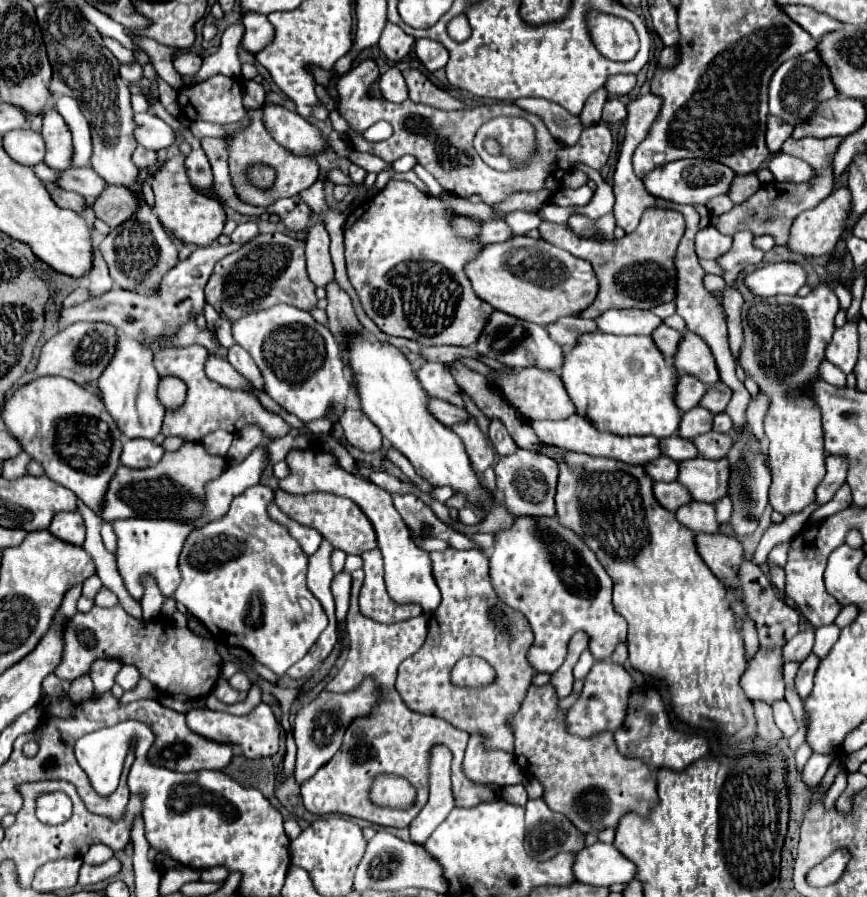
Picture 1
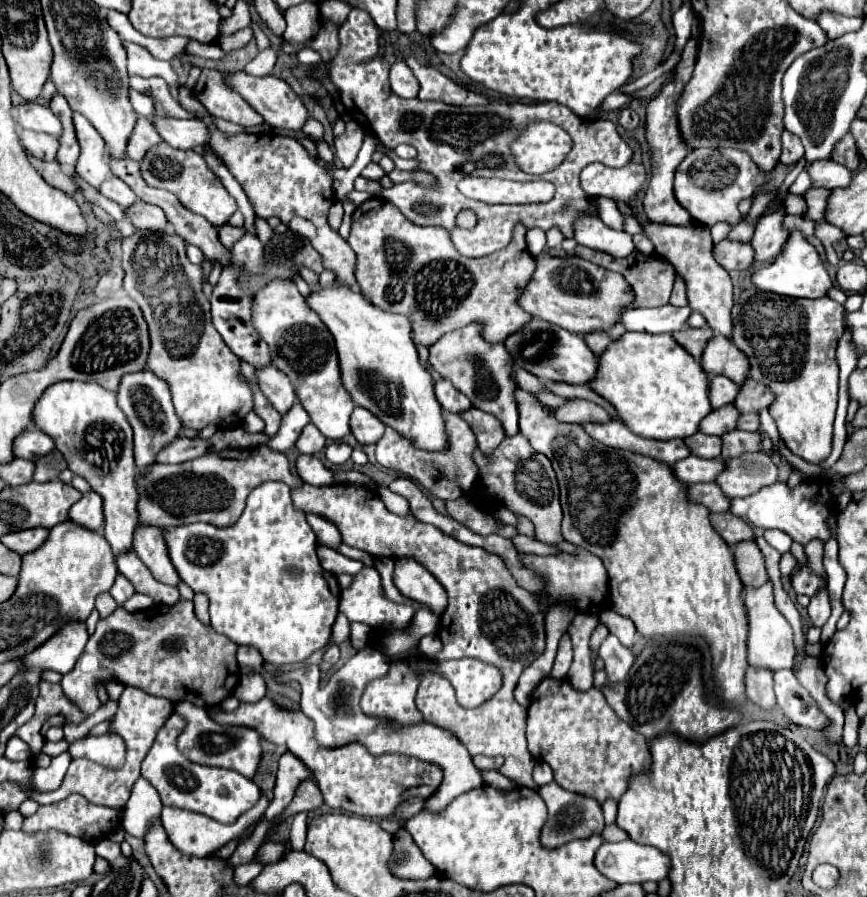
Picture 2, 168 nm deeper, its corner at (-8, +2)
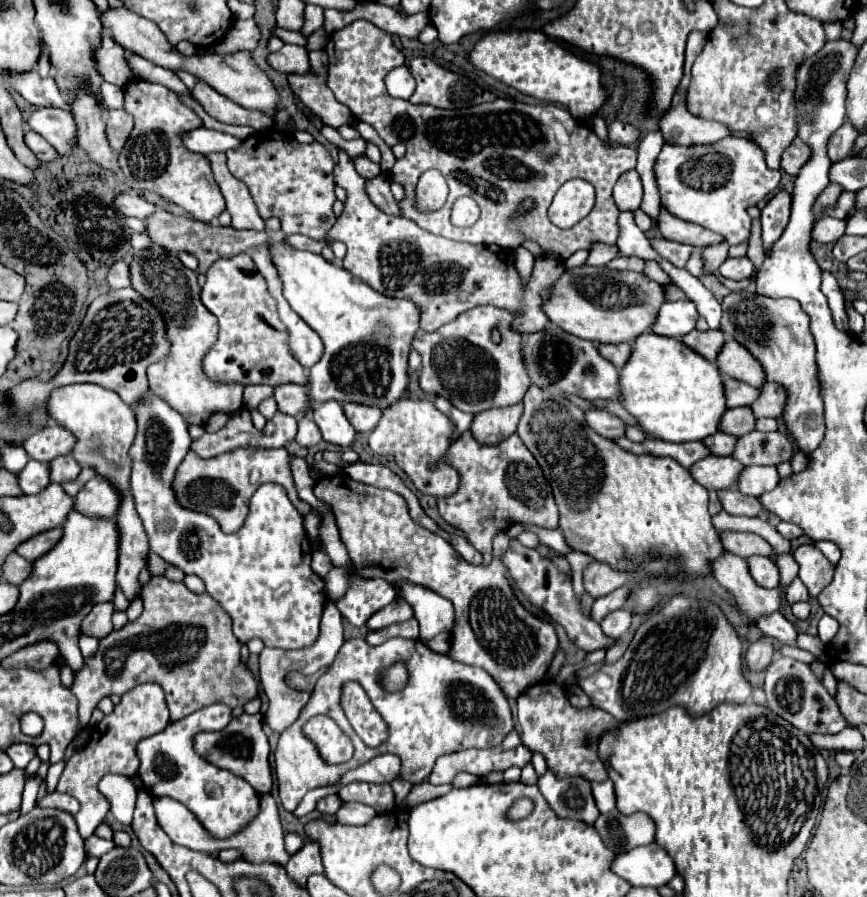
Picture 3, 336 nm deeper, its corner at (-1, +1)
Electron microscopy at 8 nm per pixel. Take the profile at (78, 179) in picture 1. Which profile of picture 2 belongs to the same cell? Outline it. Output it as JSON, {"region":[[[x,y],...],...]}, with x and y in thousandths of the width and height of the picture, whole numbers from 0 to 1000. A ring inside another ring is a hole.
{"region":[[[136,197],[122,200],[120,206],[115,206],[115,215],[118,215],[120,220],[134,224],[134,226],[141,229],[141,231],[152,229],[152,226],[157,226],[157,222],[159,222],[159,220],[152,215],[152,211],[150,211],[143,202],[138,202]]]}

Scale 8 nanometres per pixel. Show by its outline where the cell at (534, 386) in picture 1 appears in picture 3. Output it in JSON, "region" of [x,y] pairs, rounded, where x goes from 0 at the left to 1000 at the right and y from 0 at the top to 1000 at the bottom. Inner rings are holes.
{"region":[[[682,457],[675,462],[679,475],[696,488],[716,488],[721,486],[721,470],[700,457]]]}

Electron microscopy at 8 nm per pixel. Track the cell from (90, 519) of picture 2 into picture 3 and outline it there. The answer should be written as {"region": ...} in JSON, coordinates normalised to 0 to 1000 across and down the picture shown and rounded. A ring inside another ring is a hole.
{"region":[[[107,531],[89,551],[87,569],[96,573],[116,573],[119,577],[133,577],[140,564],[140,548],[121,533]]]}

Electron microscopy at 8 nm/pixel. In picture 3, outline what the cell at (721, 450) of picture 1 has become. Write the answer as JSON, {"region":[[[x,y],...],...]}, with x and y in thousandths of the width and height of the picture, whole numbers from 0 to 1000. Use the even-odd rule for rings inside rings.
{"region":[[[866,482],[859,488],[852,488],[850,502],[845,508],[859,520],[866,520],[873,513],[875,520],[896,520],[910,515],[917,504],[917,491],[905,482]]]}

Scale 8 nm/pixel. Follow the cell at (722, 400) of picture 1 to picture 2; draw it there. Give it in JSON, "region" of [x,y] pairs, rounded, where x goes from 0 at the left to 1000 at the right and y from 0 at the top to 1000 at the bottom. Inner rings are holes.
{"region":[[[860,423],[854,429],[854,436],[847,445],[847,454],[851,456],[851,460],[874,460],[888,449],[890,449],[890,436],[867,423]]]}

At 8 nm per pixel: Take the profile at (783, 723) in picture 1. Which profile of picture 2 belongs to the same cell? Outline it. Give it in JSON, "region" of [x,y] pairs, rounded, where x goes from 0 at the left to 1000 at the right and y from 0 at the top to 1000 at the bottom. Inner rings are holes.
{"region":[[[913,748],[893,750],[893,770],[897,788],[916,808],[930,813],[948,813],[953,808],[953,799]]]}

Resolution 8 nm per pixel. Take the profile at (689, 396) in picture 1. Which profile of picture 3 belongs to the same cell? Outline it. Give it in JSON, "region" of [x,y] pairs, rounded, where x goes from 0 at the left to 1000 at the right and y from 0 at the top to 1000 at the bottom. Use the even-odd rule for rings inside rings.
{"region":[[[841,421],[841,424],[836,424],[836,439],[841,444],[841,453],[850,455],[850,453],[869,450],[875,444],[878,433],[871,433],[871,430],[864,430],[859,426]]]}

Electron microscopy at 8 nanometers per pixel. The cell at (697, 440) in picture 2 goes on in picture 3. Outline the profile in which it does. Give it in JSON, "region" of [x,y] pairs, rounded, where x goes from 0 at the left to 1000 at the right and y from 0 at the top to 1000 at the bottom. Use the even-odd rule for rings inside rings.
{"region":[[[827,482],[822,484],[822,488],[813,488],[811,493],[818,493],[818,502],[822,502],[827,508],[843,508],[850,495],[850,488],[836,482]]]}

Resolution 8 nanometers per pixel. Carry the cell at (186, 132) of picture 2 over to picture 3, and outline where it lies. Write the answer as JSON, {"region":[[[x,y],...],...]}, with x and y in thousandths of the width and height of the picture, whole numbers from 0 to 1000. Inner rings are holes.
{"region":[[[227,143],[227,145],[220,145],[218,149],[213,149],[213,163],[230,172],[271,167],[276,161],[278,161],[276,154],[260,149],[260,147],[241,145],[241,143]]]}

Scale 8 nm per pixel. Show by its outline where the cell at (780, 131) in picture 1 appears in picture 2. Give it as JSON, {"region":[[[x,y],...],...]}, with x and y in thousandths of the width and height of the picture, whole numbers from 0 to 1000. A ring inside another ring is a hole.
{"region":[[[904,144],[904,146],[902,146],[902,175],[900,175],[900,179],[902,179],[904,184],[913,184],[913,182],[918,182],[925,173],[927,173],[927,164],[925,164],[923,153],[918,153],[918,151],[913,151],[913,148],[909,148],[909,146]]]}

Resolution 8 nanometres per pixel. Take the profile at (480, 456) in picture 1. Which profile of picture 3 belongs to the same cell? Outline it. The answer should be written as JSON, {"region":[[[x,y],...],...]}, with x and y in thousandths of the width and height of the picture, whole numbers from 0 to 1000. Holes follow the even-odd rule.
{"region":[[[463,444],[442,457],[435,477],[426,486],[426,499],[433,506],[453,506],[458,520],[474,533],[483,548],[509,555],[527,548],[529,528],[513,517],[506,517],[502,524],[495,524],[493,517],[506,515],[513,508],[516,499],[520,497],[520,486],[522,473],[518,470],[518,466],[513,466],[513,462],[502,455],[499,446]]]}

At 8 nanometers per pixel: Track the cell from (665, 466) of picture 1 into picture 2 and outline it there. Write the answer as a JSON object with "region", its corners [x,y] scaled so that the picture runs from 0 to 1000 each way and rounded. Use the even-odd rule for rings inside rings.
{"region":[[[791,509],[789,514],[782,514],[775,525],[780,530],[782,536],[787,536],[789,541],[796,538],[812,538],[812,536],[824,536],[826,530],[830,527],[830,523],[835,523],[835,512],[807,512],[807,509]]]}

